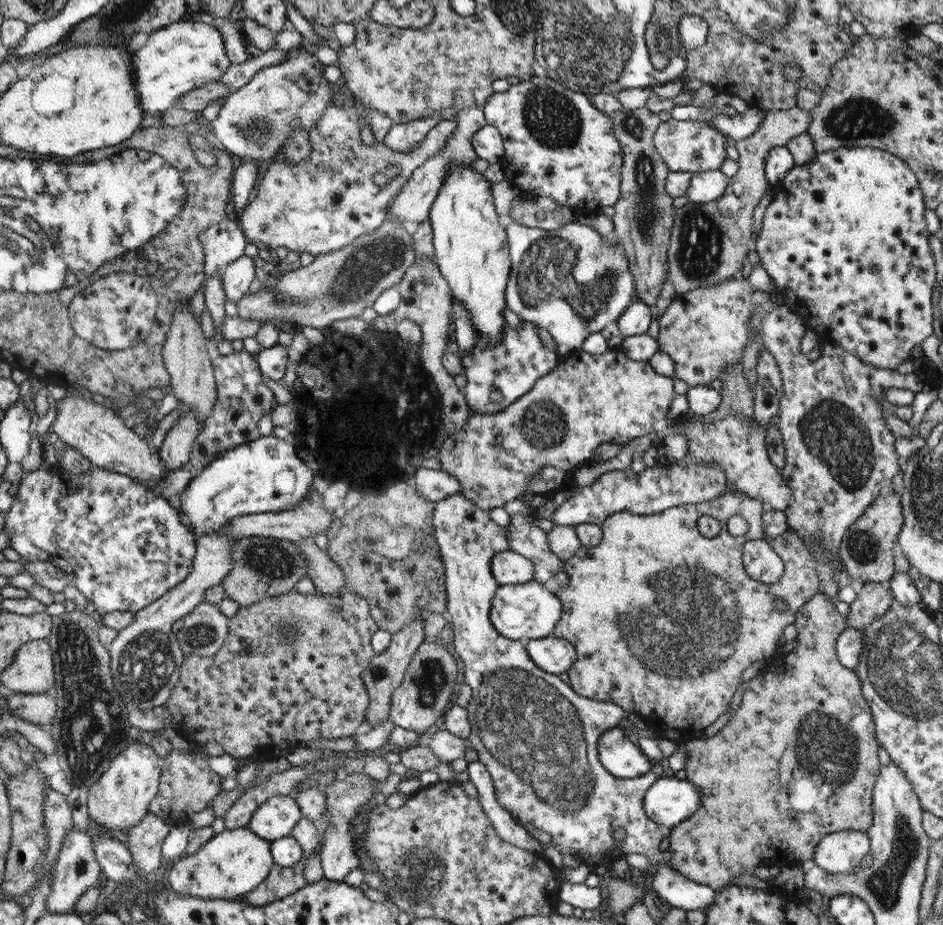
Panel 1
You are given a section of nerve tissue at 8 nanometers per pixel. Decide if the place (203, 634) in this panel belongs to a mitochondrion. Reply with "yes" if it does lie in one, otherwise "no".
yes

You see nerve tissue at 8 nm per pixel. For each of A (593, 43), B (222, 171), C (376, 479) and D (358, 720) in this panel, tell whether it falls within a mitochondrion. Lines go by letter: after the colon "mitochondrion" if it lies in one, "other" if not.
A: mitochondrion
B: other
C: other
D: other

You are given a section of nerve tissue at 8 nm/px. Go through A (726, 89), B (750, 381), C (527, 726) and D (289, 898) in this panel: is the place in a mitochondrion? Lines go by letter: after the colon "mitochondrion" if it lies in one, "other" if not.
A: other
B: other
C: mitochondrion
D: other

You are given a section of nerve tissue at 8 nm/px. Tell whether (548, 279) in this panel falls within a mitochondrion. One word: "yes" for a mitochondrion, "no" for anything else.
yes

